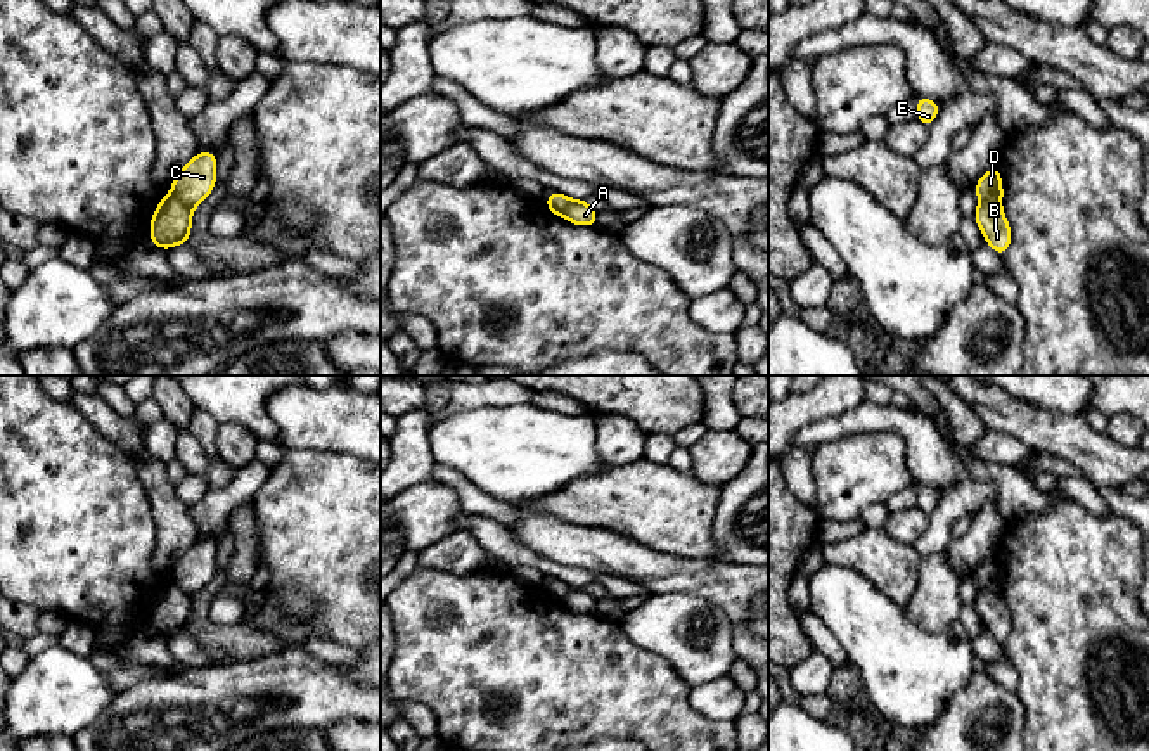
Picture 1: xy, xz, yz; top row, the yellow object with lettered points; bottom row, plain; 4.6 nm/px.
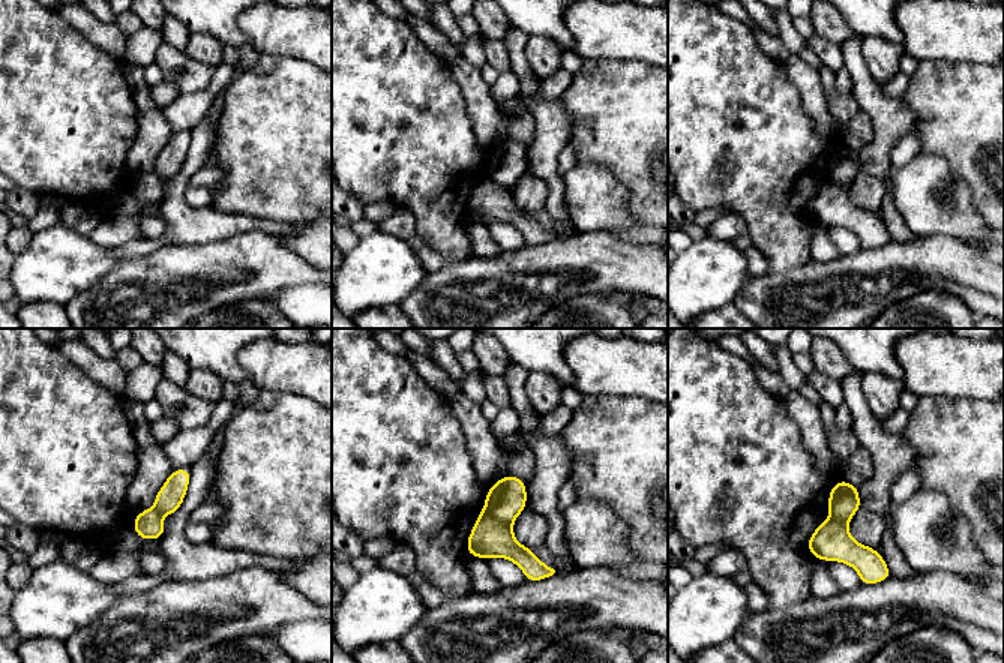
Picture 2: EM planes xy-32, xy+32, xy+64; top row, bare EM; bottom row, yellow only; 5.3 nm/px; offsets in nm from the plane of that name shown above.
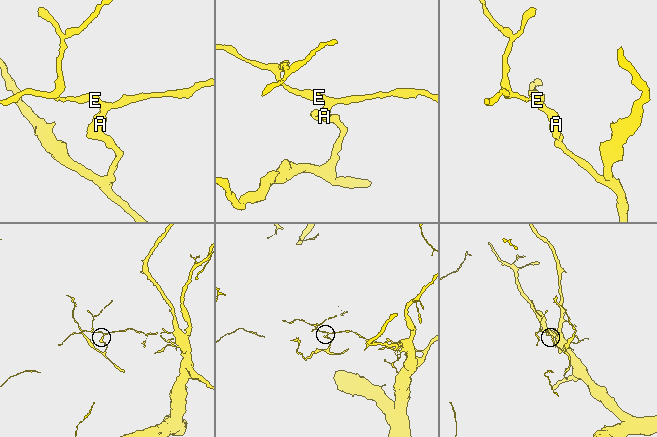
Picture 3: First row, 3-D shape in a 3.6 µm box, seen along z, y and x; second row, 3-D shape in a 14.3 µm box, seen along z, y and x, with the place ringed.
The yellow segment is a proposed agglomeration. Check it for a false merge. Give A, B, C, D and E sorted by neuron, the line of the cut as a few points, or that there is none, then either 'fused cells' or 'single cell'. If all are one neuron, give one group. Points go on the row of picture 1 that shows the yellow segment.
groups A C D E / B; cut xy (170, 192), (191, 211); fused cells

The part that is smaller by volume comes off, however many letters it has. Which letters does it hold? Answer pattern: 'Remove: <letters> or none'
Remove: B

